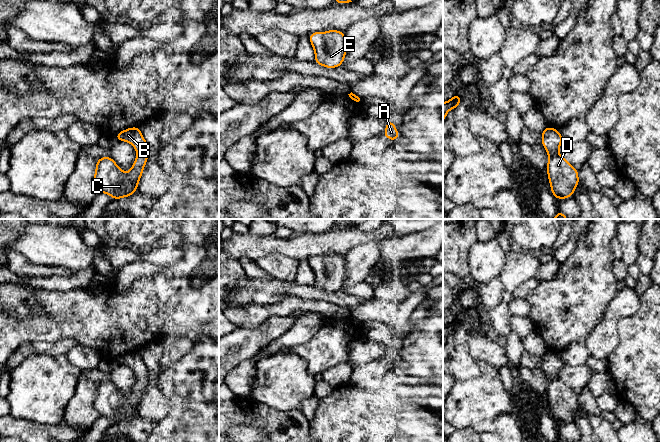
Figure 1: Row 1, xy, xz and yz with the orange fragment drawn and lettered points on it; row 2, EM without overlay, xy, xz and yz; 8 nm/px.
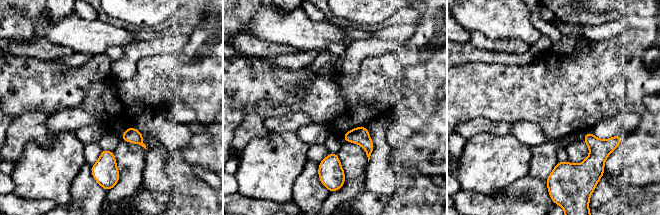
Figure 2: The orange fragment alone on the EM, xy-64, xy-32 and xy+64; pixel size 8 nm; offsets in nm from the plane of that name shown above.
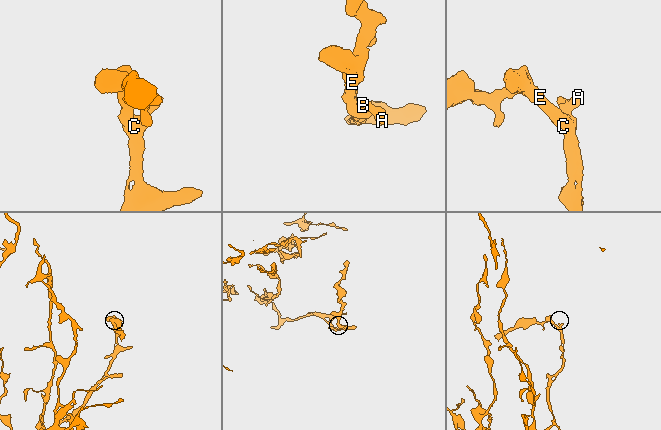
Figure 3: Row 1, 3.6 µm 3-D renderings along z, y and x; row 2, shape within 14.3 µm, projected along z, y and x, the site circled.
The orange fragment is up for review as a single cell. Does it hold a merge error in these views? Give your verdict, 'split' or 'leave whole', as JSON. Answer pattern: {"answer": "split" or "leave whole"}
{"answer": "leave whole"}

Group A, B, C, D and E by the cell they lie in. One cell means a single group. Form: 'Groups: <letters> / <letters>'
Groups: A B C D E

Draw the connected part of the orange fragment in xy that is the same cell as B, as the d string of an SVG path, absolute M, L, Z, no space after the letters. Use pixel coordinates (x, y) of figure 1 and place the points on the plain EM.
M138 351L120 355L115 363L132 368L136 373L137 381L129 397L122 395L111 381L98 383L94 408L101 417L112 420L114 425L121 421L130 421L137 415L149 376L149 370Z

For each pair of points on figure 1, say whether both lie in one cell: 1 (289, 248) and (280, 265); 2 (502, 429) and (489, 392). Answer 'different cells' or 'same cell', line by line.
1: different cells
2: different cells

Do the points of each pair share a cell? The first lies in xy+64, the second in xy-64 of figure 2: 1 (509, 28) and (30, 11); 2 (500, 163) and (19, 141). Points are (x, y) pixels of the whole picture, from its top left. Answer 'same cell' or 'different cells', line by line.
1: different cells
2: different cells

